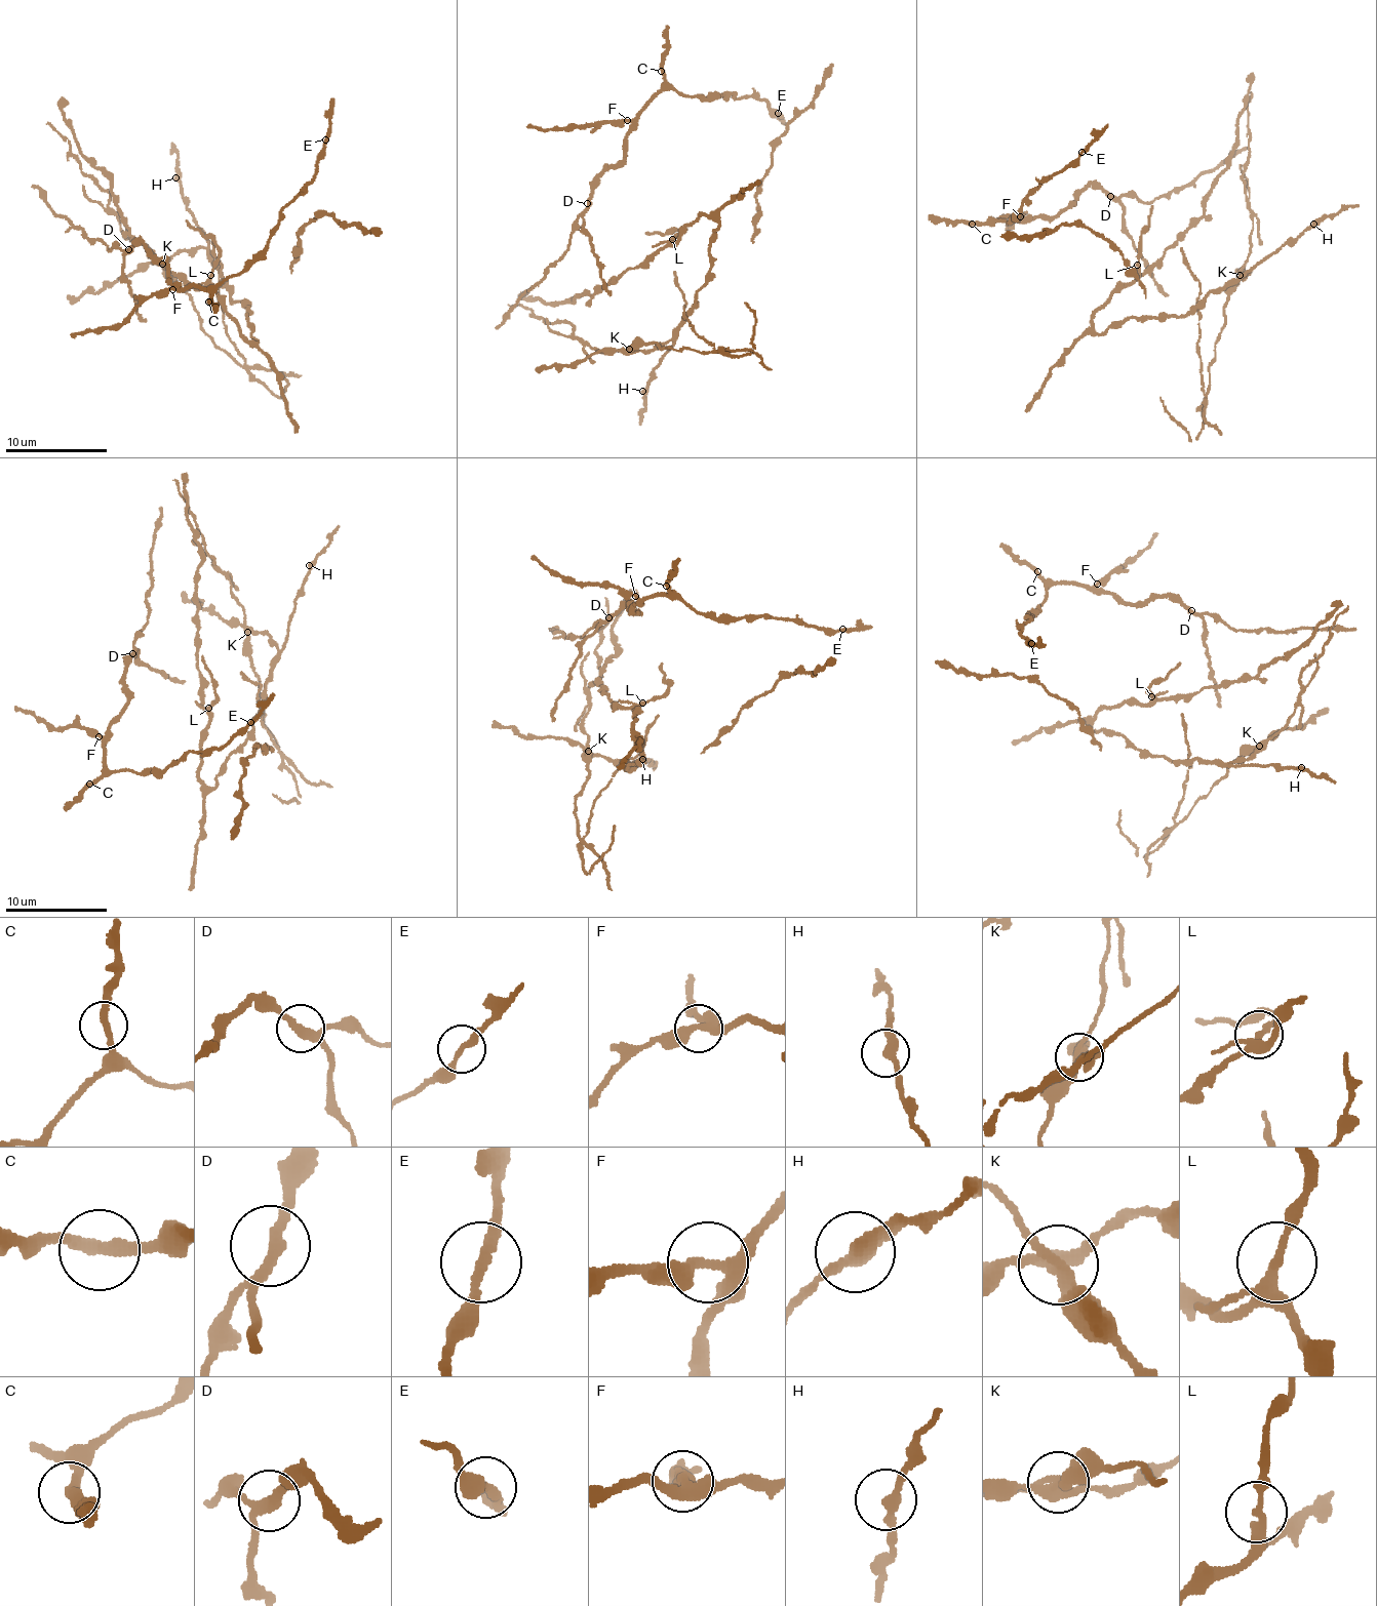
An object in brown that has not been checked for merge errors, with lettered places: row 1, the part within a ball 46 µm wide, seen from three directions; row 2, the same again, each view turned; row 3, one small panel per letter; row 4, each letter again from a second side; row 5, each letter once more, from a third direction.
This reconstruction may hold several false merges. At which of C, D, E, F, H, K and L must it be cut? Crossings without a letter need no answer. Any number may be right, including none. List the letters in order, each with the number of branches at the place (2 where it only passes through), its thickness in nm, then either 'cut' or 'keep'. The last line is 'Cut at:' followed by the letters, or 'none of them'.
C: 2 branches meet; 280 nm thick; keep
D: 3 branches meet; 260 nm thick; keep
E: 2 branches meet; 240 nm thick; keep
F: 3 branches meet; 320 nm thick; keep
H: 2 branches meet; 360 nm thick; keep
K: 4 branches meet; 300 nm thick; cut
L: 3 branches meet; 190 nm thick; keep
Cut at: K

